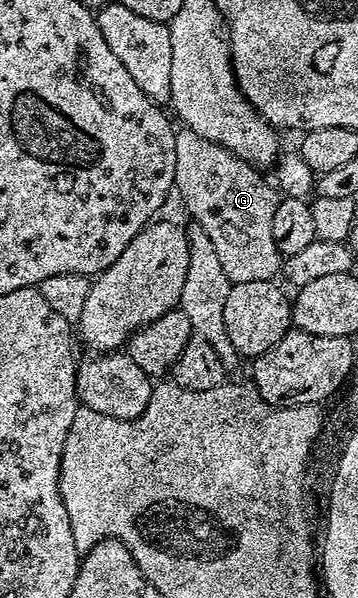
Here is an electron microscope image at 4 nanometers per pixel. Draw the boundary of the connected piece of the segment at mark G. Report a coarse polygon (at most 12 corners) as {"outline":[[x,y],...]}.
{"outline":[[177,129],[190,218],[233,284],[274,280],[281,200],[254,165]]}

